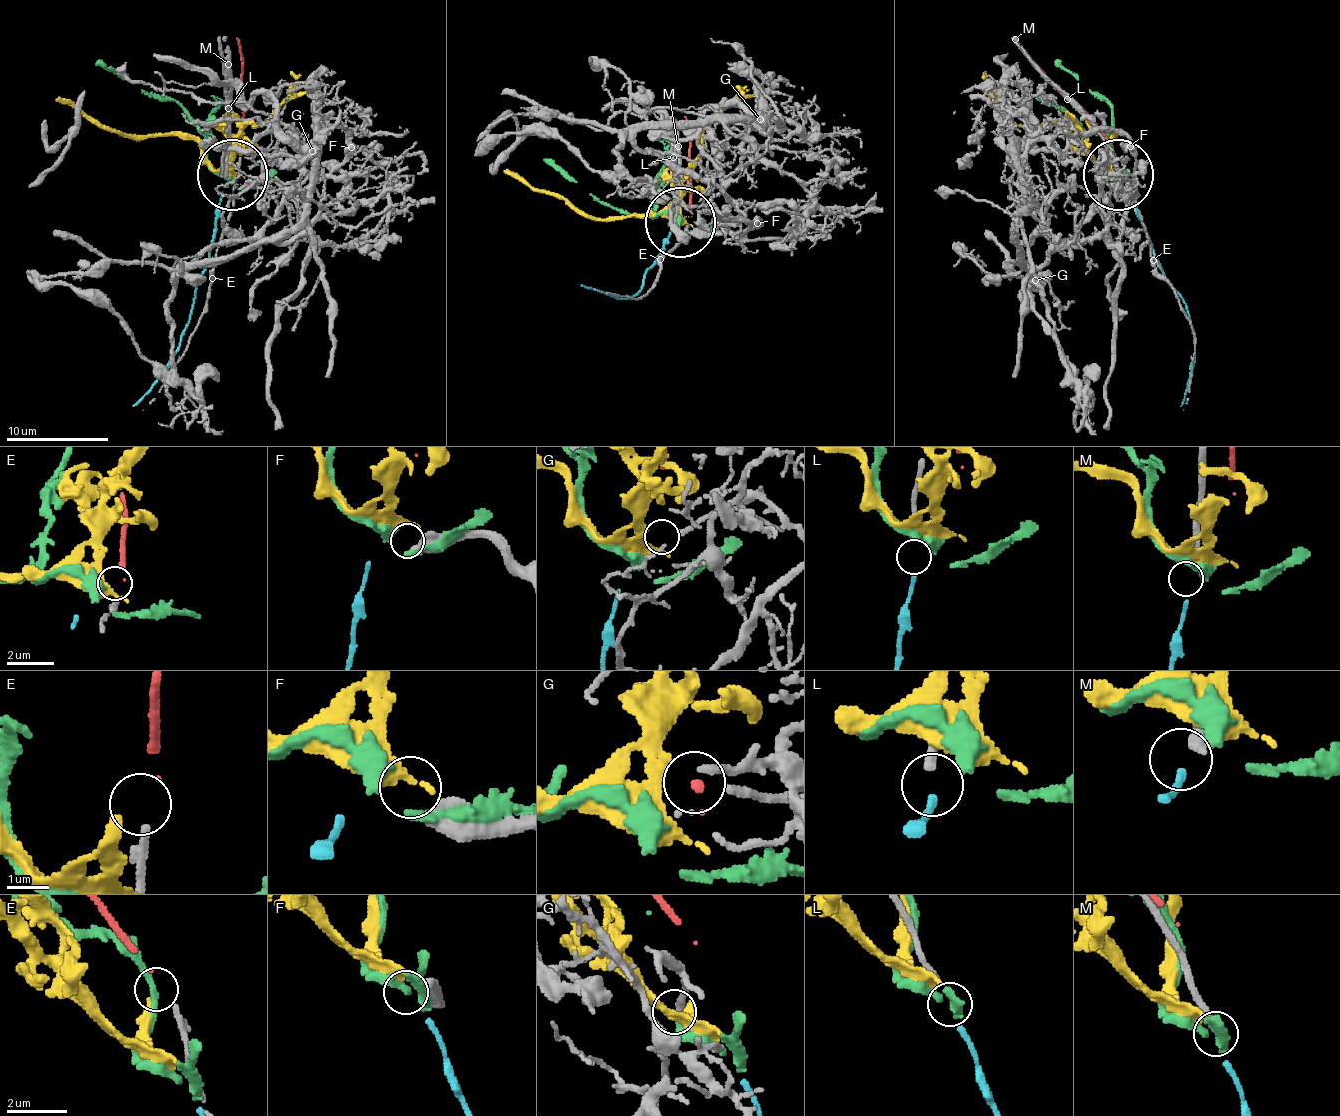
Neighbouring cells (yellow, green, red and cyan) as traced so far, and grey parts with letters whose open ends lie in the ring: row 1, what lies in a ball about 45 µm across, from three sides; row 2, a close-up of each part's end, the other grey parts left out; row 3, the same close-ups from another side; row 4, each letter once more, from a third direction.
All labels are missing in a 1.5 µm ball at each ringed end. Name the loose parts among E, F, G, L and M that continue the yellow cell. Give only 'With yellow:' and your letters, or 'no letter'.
With yellow: F

